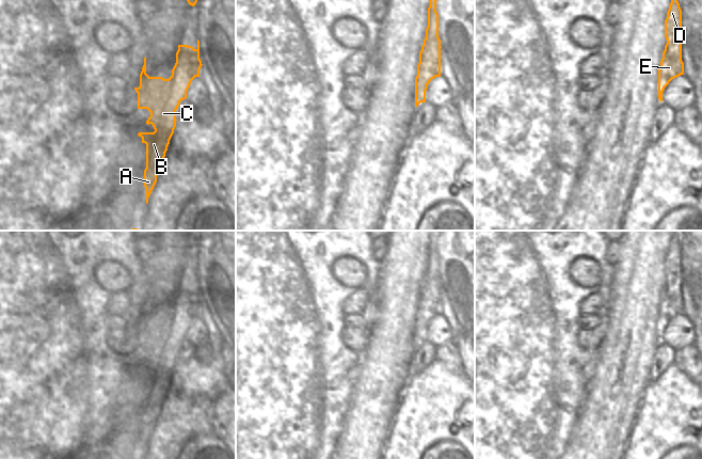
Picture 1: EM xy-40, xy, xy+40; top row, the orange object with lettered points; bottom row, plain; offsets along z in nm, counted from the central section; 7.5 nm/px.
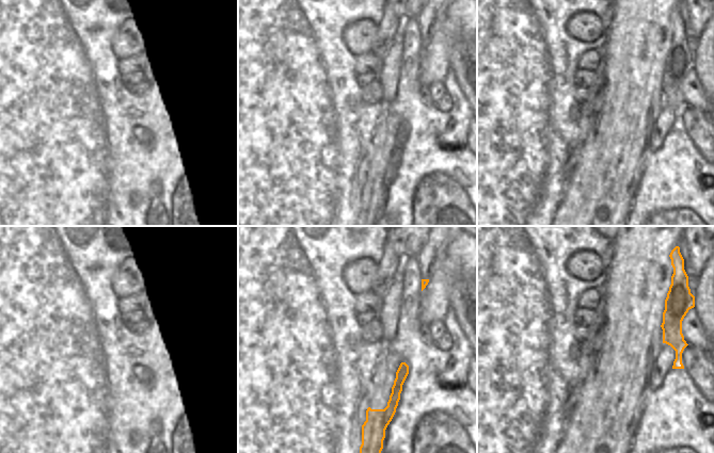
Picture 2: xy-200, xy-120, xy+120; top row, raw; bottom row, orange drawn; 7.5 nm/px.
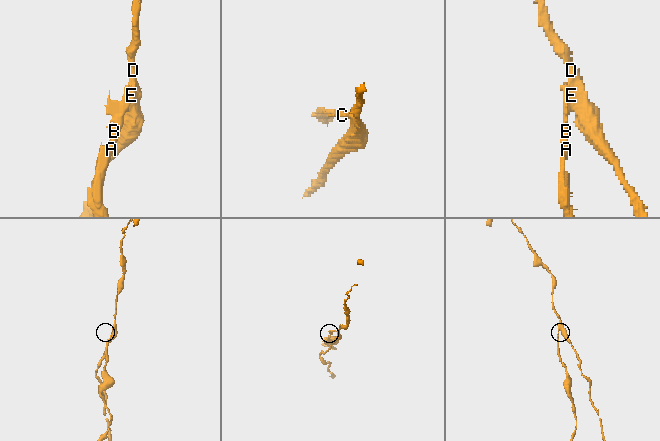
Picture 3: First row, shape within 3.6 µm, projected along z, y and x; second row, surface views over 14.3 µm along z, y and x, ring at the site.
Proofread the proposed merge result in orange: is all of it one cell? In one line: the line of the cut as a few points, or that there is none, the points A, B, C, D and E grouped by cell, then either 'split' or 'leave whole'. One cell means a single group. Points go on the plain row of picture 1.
xy (424, 283), (424, 299), (417, 323), (419, 330) | A B C / D E | split

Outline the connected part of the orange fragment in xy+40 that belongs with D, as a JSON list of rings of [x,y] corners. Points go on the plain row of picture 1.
[[[677,231],[674,232],[667,251],[665,276],[667,283],[658,308],[658,338],[660,342],[663,341],[664,328],[669,321],[684,314],[684,302],[682,300],[682,249],[677,240]]]

